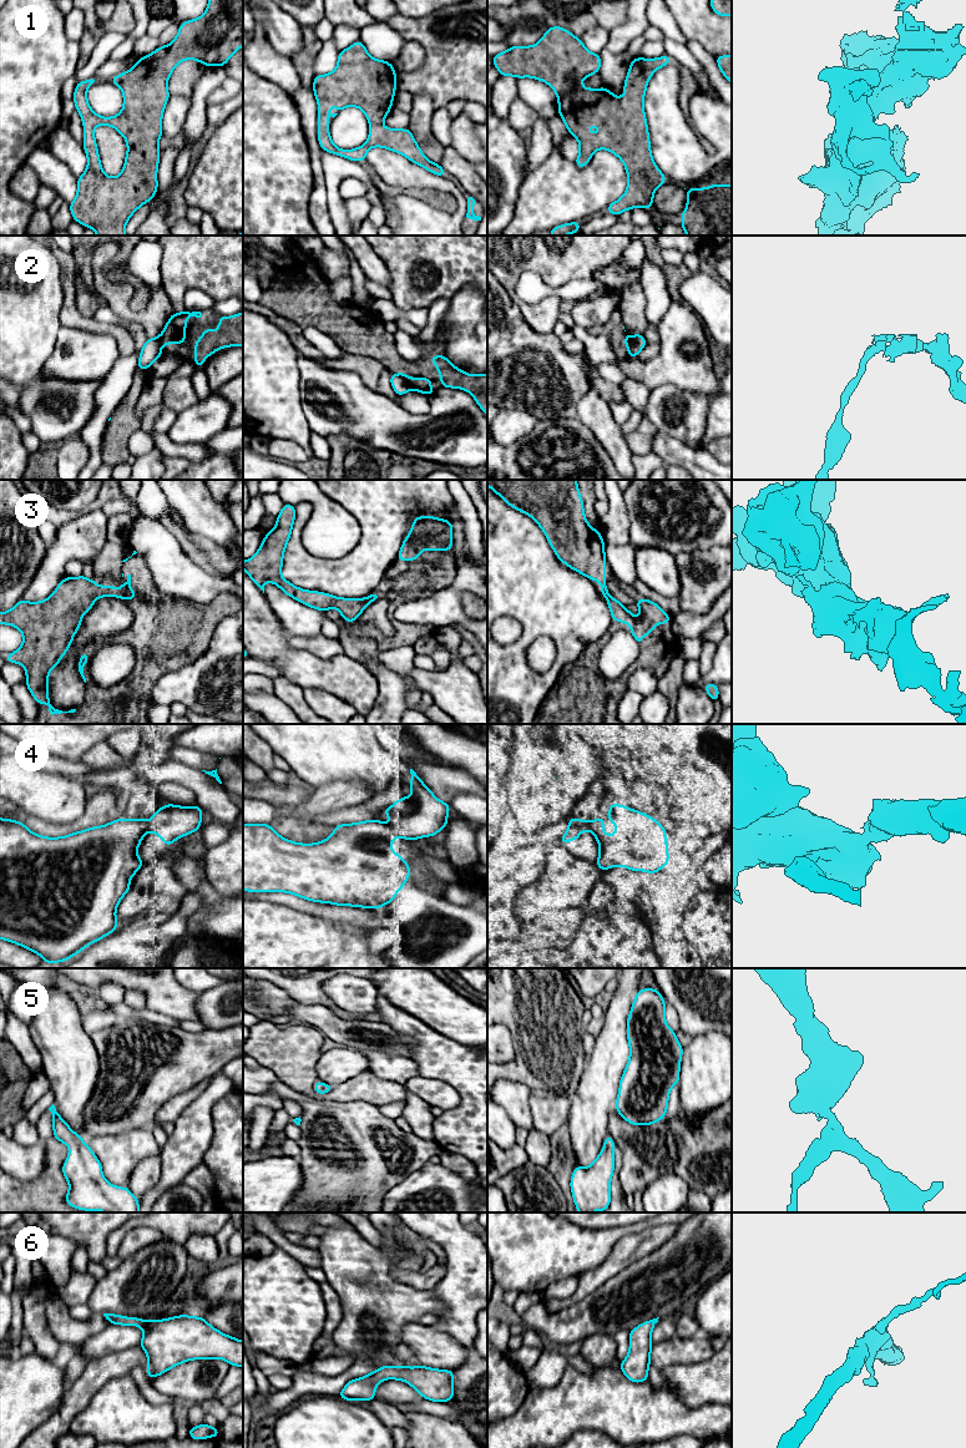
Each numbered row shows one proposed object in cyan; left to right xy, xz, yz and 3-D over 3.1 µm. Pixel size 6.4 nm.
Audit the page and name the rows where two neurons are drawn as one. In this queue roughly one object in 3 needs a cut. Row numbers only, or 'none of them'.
2

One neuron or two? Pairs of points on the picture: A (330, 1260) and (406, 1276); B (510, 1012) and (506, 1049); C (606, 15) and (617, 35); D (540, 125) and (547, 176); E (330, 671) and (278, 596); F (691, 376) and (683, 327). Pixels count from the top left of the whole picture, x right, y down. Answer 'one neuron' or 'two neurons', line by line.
A: two neurons
B: two neurons
C: two neurons
D: two neurons
E: two neurons
F: one neuron

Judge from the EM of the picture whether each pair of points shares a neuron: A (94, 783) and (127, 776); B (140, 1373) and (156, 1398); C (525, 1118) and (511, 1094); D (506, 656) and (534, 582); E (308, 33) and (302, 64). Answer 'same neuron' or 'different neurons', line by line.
A: same neuron
B: same neuron
C: same neuron
D: same neuron
E: same neuron

